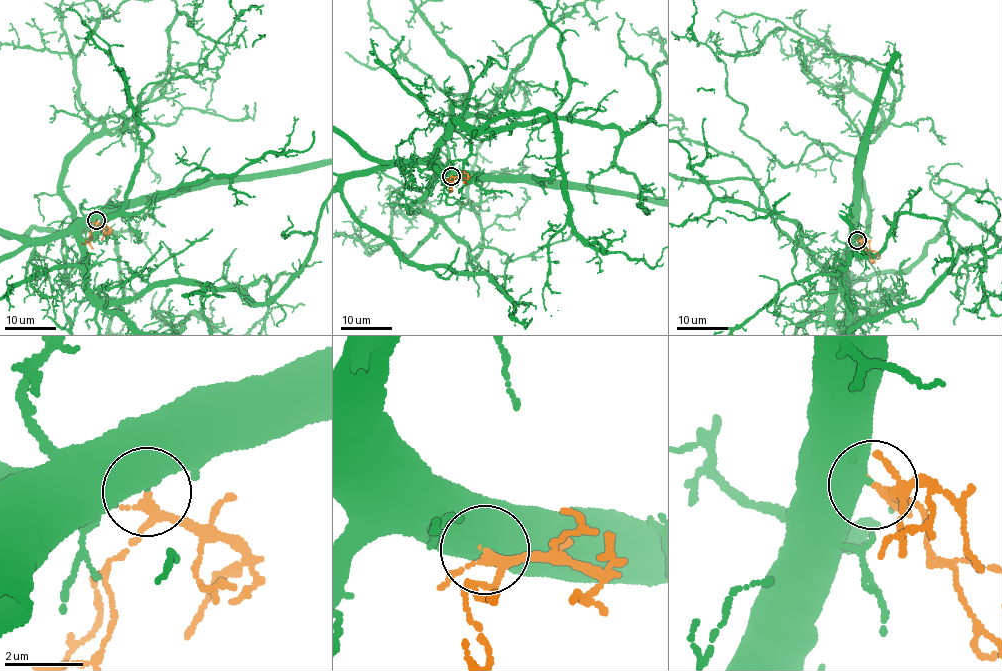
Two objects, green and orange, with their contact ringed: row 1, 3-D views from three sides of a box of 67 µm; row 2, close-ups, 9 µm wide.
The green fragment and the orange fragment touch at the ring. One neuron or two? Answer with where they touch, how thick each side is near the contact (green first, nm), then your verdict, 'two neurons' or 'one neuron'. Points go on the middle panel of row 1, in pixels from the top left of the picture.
place (451, 176); calibres 500 and 160 nm; one neuron

